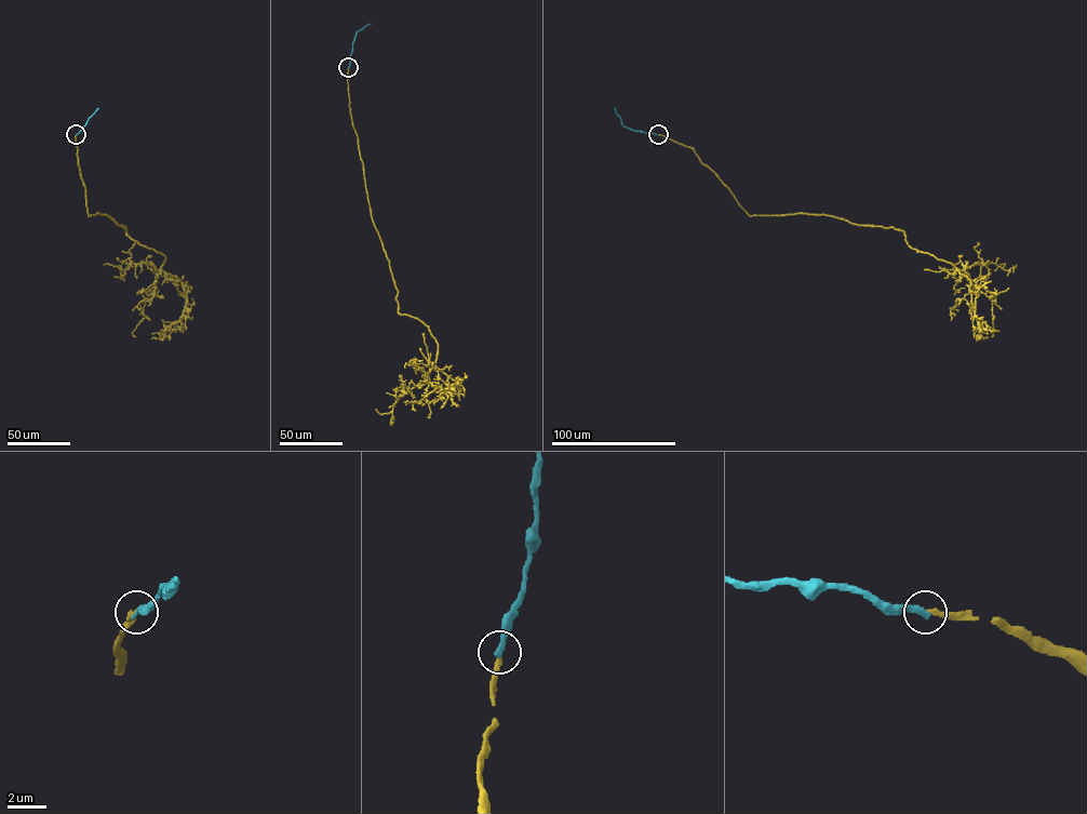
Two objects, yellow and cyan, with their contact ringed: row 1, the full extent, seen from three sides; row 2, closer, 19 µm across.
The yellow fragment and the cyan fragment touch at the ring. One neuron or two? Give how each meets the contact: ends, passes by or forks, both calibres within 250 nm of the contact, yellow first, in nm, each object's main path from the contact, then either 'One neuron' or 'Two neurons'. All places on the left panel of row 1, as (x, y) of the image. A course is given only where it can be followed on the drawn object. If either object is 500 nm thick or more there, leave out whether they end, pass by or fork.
At the ring yellow ends. At the ring cyan ends. Thickness 240 nm (yellow) against 300 nm. Course of yellow: (76, 134), (88, 214), (108, 215), (160, 252), (161, 268), (186, 293), (183, 317), (151, 338). Course of cyan: (76, 134), (98, 108). Two neurons

